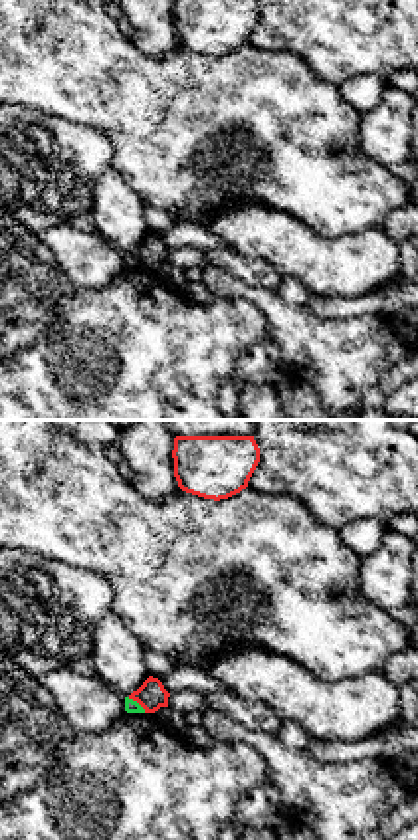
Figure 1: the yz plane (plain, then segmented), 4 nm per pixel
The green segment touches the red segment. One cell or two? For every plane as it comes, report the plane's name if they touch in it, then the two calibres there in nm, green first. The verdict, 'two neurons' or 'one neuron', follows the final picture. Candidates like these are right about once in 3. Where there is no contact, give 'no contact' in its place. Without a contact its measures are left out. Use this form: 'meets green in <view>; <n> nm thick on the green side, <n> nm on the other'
meets green in yz; 50 nm thick on the green side, 120 nm on the other

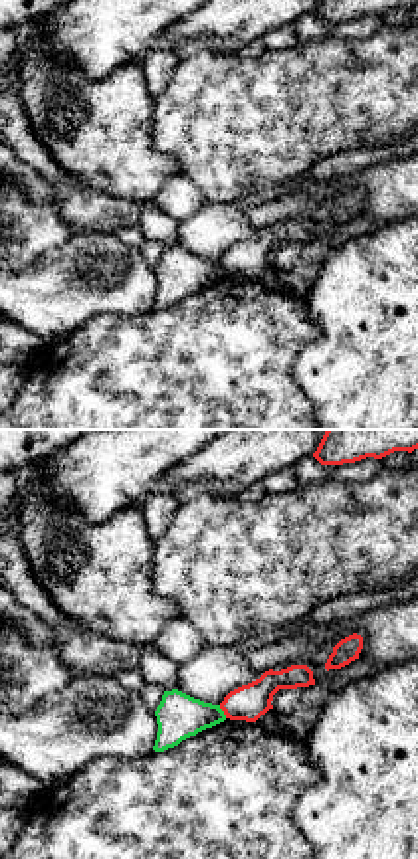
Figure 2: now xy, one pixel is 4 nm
meets green in xy; 190 nm thick on the green side, 150 nm on the other

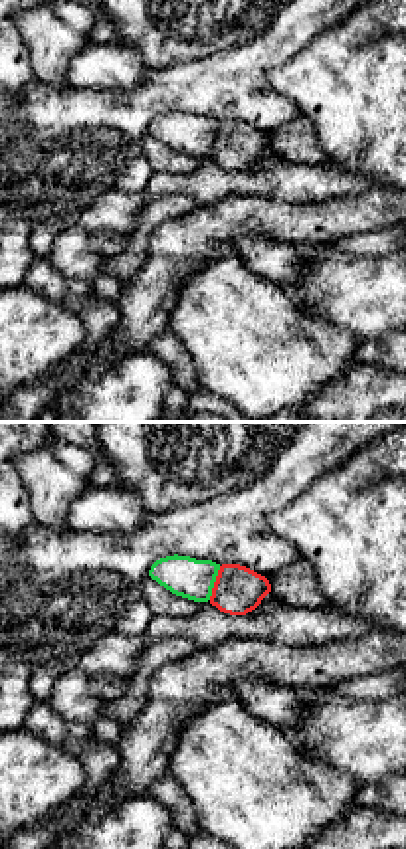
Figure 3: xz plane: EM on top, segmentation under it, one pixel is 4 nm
meets green in xz; 160 nm thick on the green side, 190 nm on the other

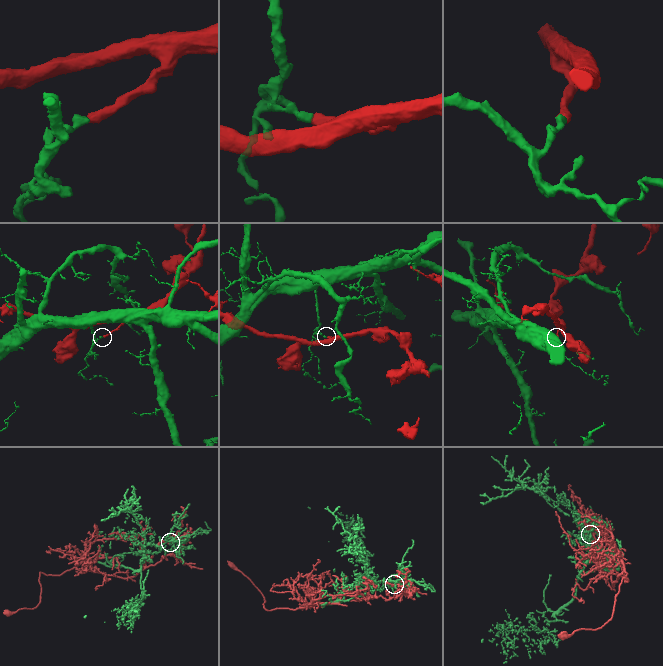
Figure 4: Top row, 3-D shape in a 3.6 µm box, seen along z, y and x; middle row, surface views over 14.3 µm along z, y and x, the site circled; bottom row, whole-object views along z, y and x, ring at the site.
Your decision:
two neurons

